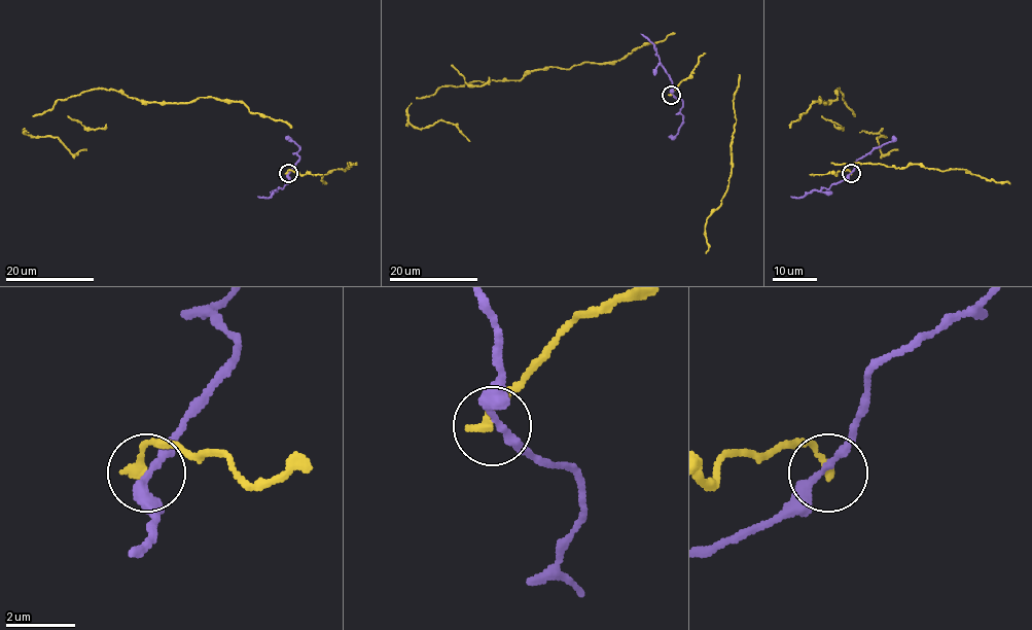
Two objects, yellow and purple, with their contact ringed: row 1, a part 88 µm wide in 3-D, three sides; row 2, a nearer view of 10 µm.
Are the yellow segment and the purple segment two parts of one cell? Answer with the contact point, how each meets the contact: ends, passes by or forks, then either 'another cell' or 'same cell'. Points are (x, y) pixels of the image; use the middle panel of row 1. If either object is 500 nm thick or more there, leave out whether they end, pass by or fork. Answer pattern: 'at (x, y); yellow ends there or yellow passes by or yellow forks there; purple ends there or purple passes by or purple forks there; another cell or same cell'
at (671, 95); yellow ends there; purple passes by; another cell

